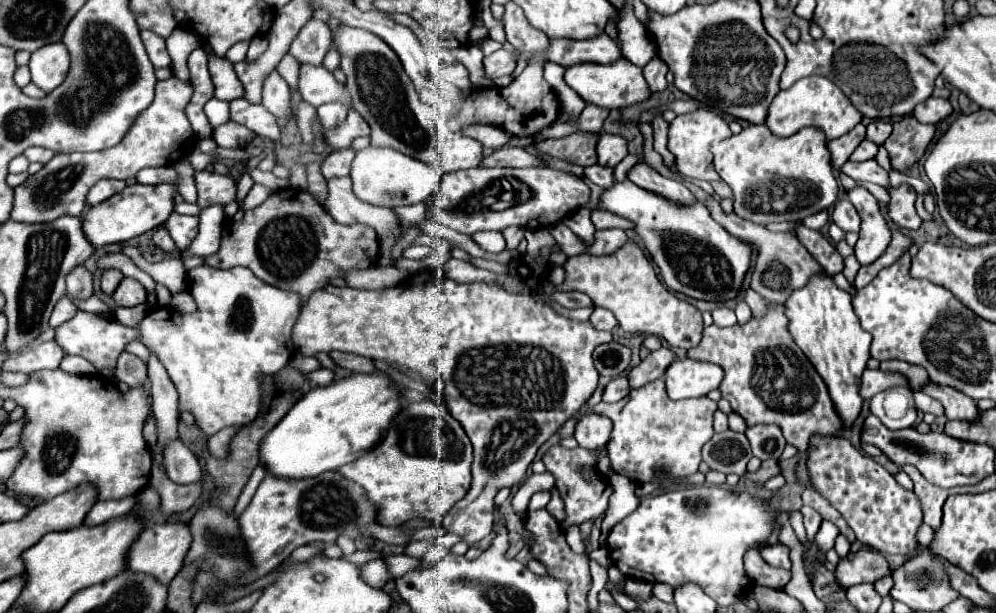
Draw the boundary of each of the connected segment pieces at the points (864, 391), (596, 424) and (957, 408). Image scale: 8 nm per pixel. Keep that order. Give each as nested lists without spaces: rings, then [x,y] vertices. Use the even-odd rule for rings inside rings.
[[[866,368],[862,374],[862,384],[860,384],[860,394],[868,400],[872,396],[876,396],[878,392],[884,392],[884,388],[894,388],[894,386],[904,386],[910,388],[910,380],[906,376],[902,376],[900,372],[882,372],[880,368]]]
[[[588,412],[578,418],[574,438],[582,448],[594,450],[610,440],[610,432],[612,432],[612,420],[608,420],[608,416]]]
[[[928,380],[928,384],[924,384],[920,388],[920,392],[942,402],[942,406],[948,414],[948,420],[976,420],[978,418],[976,402],[970,400],[968,396],[964,396],[956,388],[946,388],[946,386],[940,386],[940,384]]]

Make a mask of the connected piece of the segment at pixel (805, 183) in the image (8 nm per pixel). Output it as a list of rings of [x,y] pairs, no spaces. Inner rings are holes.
[[[748,126],[740,134],[730,136],[728,140],[722,140],[718,144],[710,142],[712,152],[712,166],[720,180],[724,181],[734,192],[734,212],[744,218],[752,220],[756,224],[766,222],[790,222],[790,220],[804,220],[806,216],[812,216],[816,212],[828,210],[838,200],[838,182],[832,174],[832,162],[830,152],[826,146],[826,136],[822,128],[806,126],[804,130],[796,132],[794,136],[780,138],[774,136],[766,126]]]

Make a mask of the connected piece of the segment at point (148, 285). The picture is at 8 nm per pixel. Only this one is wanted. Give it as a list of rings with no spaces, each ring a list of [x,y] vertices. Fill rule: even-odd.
[[[108,254],[108,256],[104,256],[104,260],[100,260],[100,264],[98,264],[100,268],[118,268],[124,276],[128,276],[128,278],[136,278],[138,282],[142,282],[144,284],[144,288],[148,290],[148,293],[154,292],[154,280],[146,274],[146,272],[142,272],[134,262],[132,262],[132,258],[128,258],[126,254]]]

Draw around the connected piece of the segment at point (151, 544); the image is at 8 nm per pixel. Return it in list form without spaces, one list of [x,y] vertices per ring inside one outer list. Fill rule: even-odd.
[[[166,522],[166,524],[154,524],[154,526],[146,528],[144,532],[140,532],[140,536],[134,542],[136,544],[132,544],[128,554],[126,554],[126,558],[128,558],[126,570],[148,574],[148,576],[160,580],[160,584],[170,584],[172,578],[182,568],[184,552],[188,552],[188,544],[192,542],[192,536],[188,536],[186,524]]]

